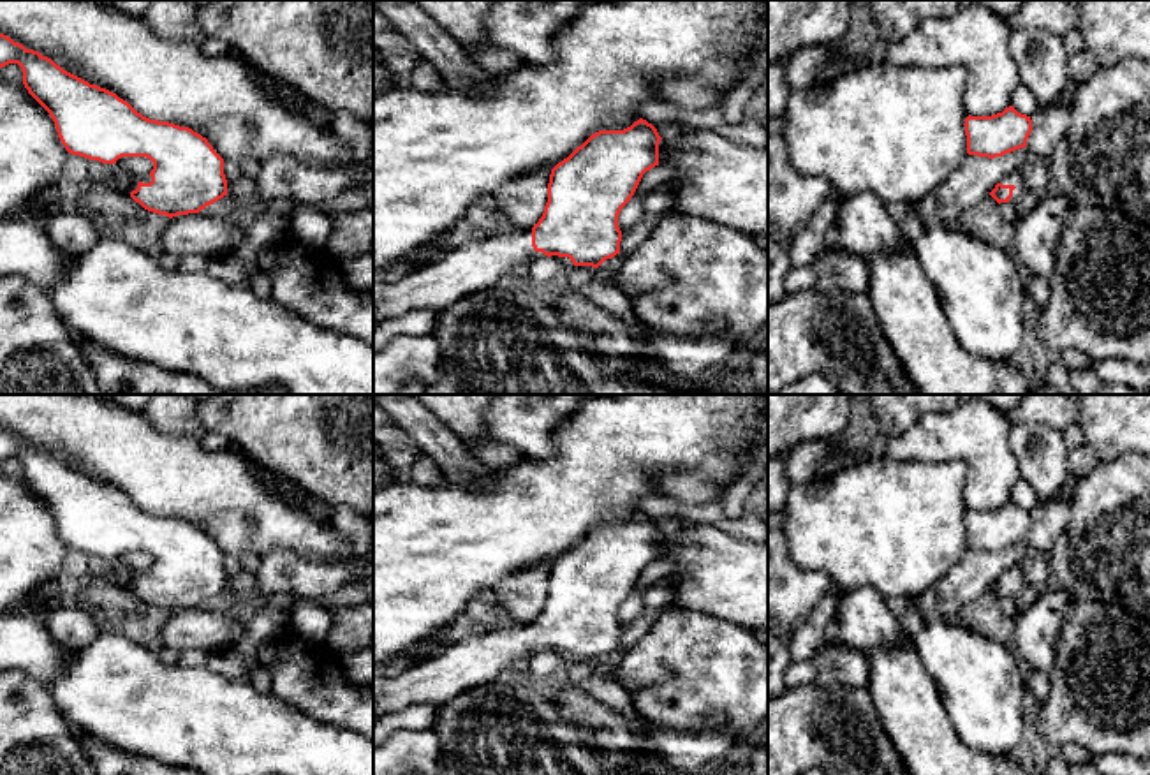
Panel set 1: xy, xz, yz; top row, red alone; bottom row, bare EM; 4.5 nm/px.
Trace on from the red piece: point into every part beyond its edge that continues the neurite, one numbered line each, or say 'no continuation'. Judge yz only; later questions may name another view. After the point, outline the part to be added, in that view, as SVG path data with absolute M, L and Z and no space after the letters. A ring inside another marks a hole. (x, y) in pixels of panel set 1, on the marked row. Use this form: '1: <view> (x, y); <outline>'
1: yz (1015, 178); M1011 173L1000 180L1002 185L1014 185L1013 197L1009 203L1016 203L1021 199L1023 192L1027 190L1027 181L1023 173Z

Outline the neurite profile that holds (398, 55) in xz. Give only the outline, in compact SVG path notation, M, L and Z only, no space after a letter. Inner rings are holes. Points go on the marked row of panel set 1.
M373 9L373 48L386 70L400 81L407 81L423 60L414 44L377 9Z

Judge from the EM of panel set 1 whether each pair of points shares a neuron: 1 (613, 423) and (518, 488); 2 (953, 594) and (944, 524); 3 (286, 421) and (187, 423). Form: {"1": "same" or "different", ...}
{"1": "same", "2": "different", "3": "different"}

